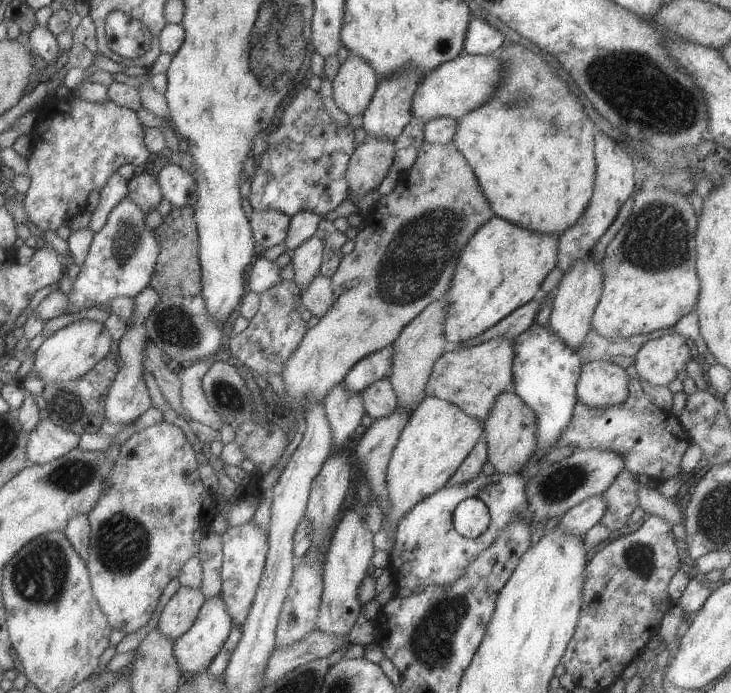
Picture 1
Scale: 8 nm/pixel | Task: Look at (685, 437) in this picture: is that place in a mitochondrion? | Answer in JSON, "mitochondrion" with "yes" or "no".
{"mitochondrion":"no"}

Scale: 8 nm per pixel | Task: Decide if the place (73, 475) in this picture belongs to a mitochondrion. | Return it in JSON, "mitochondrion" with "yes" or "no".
{"mitochondrion":"yes"}

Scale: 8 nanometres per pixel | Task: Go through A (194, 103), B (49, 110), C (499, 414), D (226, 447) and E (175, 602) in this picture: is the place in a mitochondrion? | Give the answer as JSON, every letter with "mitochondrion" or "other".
{"A":"other","B":"other","C":"other","D":"other","E":"other"}

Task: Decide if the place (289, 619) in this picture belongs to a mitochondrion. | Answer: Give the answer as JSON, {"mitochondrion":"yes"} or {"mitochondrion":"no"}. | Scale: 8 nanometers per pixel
{"mitochondrion":"yes"}

